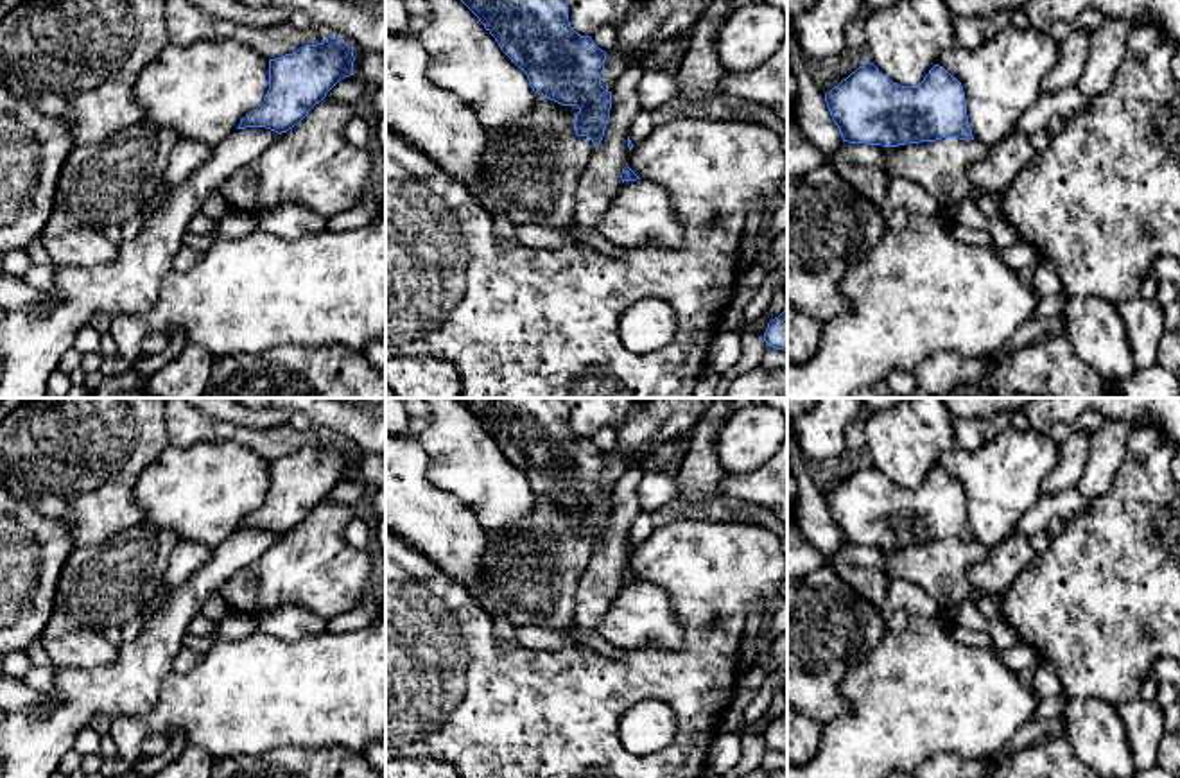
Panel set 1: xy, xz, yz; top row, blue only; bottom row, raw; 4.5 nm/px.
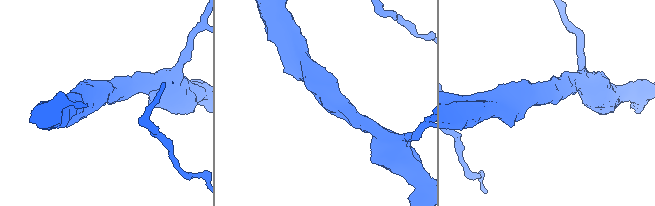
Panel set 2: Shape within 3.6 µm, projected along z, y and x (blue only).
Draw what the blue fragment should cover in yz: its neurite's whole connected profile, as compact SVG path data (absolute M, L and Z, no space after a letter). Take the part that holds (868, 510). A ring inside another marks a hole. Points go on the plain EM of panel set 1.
M868 462L827 493L825 504L848 545L974 541L963 488L940 466L920 486L900 488Z

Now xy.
M328 437L292 455L269 461L269 491L237 531L265 529L278 536L299 525L344 479L353 477L353 448Z

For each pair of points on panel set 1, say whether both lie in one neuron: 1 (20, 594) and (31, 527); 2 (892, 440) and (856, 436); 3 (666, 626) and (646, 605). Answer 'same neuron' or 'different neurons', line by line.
1: same neuron
2: different neurons
3: same neuron

